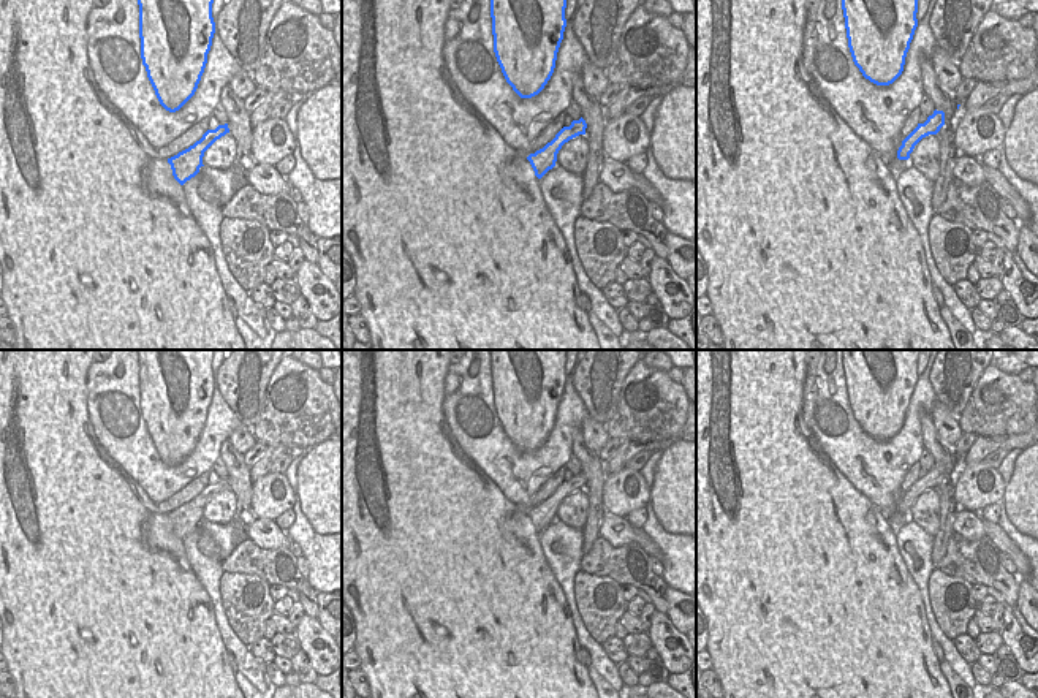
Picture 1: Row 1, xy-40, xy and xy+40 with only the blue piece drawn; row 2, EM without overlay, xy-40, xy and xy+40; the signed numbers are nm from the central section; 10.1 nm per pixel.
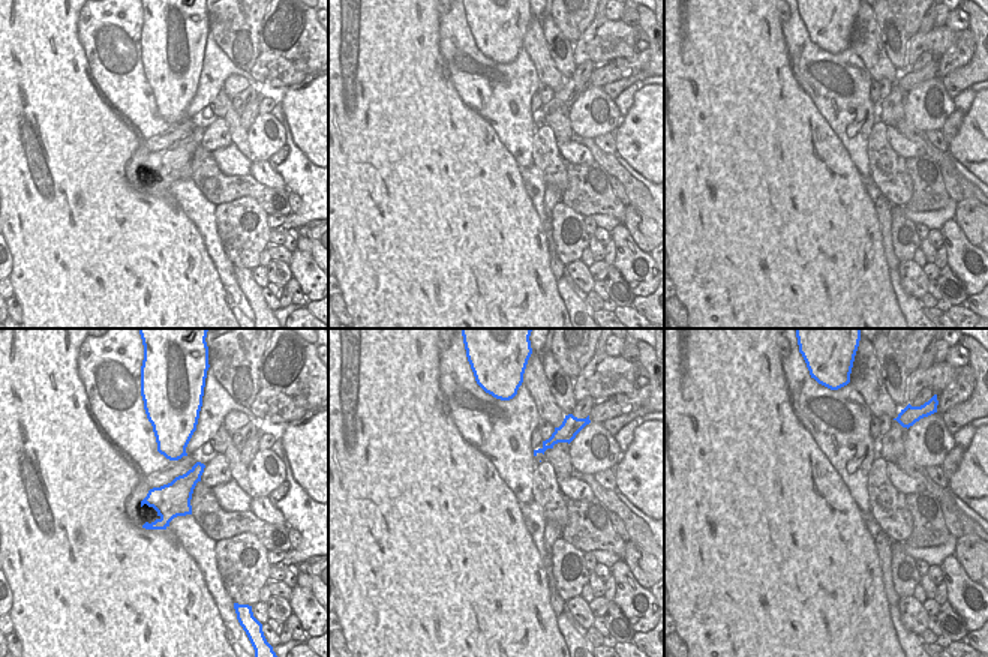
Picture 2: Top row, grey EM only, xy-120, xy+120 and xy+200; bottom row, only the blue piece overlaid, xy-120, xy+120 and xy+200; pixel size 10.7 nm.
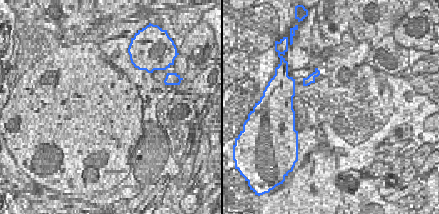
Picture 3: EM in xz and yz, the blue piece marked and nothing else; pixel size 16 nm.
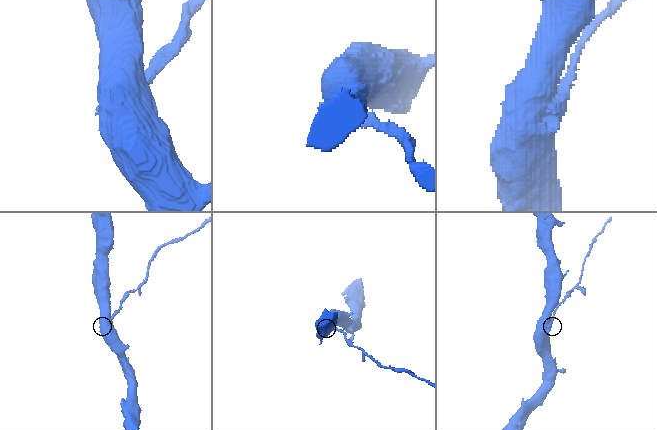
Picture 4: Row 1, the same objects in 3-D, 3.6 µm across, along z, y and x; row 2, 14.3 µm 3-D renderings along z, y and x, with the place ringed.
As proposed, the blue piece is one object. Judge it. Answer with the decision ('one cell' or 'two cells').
two cells

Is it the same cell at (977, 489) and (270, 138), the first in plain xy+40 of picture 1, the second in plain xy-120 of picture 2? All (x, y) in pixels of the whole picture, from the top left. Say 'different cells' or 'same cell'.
same cell

